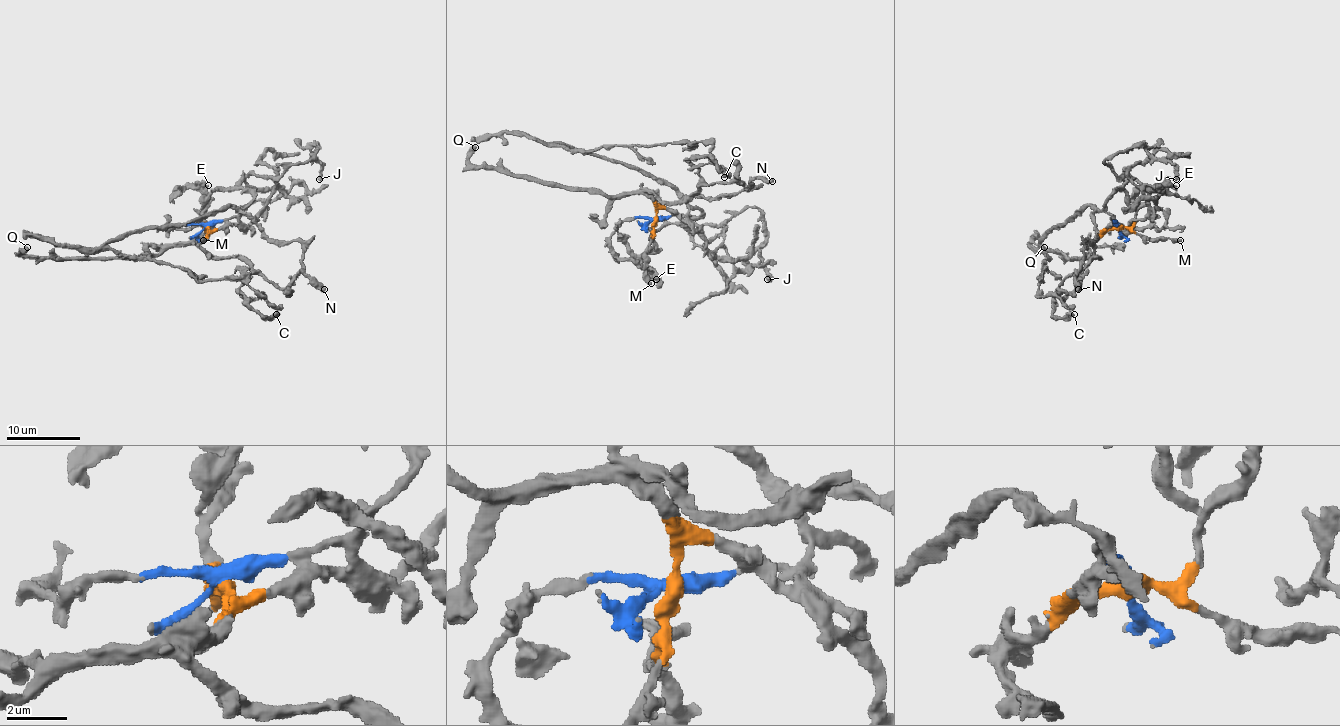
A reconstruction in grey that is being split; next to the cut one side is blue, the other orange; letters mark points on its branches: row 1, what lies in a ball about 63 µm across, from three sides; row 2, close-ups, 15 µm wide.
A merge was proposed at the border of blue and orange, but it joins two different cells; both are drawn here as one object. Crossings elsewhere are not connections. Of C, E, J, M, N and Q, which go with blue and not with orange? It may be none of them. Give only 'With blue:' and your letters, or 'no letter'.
With blue: J, N

